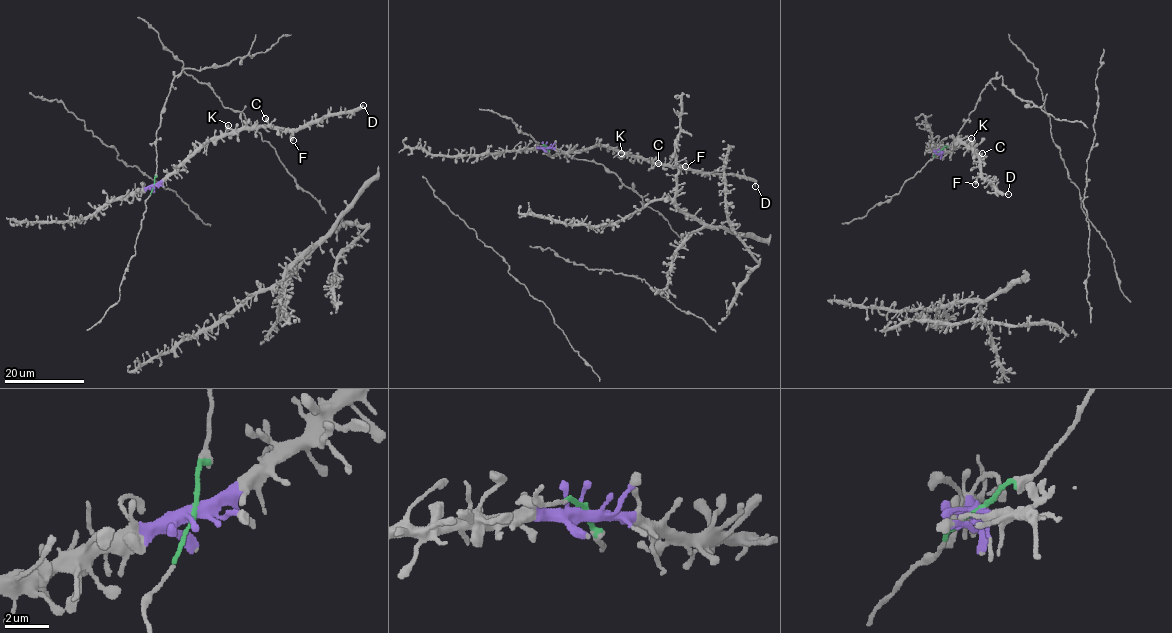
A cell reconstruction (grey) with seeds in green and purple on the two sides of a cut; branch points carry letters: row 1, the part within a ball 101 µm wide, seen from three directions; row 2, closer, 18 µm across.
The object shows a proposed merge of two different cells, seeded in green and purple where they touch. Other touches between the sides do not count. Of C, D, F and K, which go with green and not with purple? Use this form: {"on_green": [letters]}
{"on_green": []}

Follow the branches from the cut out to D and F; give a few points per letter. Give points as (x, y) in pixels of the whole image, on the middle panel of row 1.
D: (546, 147), (567, 151), (597, 144), (653, 161), (745, 176), (754, 181), (755, 186)
F: (546, 147), (567, 151), (597, 144), (653, 161), (685, 166)

